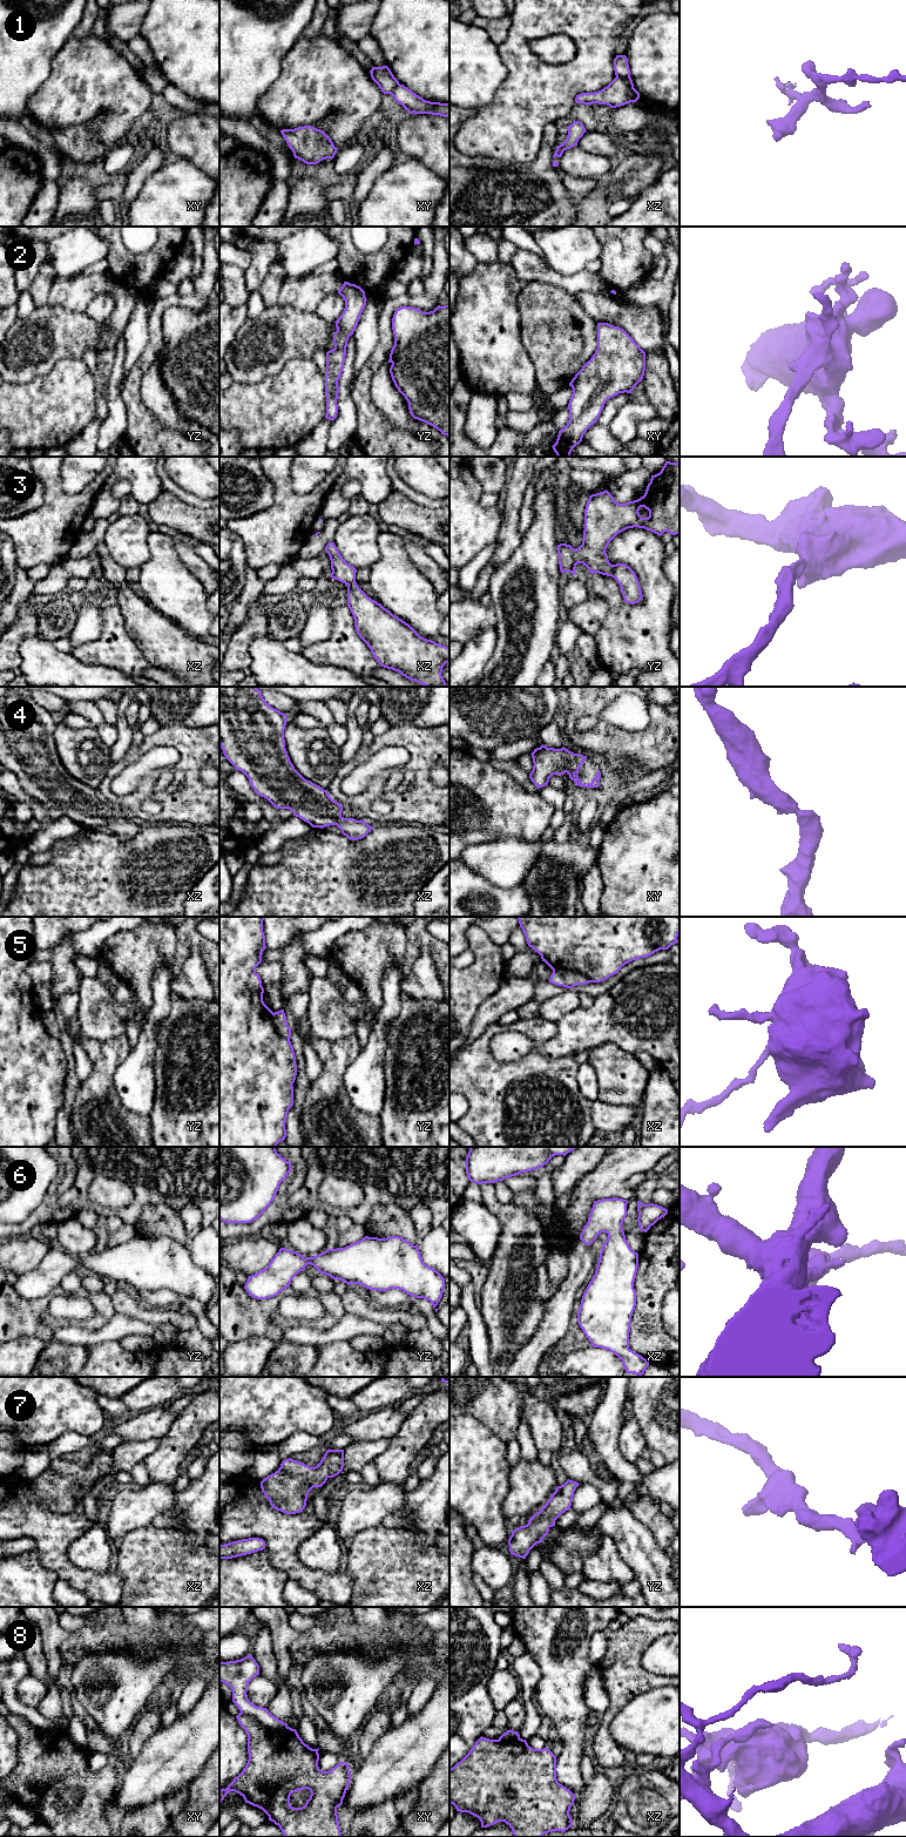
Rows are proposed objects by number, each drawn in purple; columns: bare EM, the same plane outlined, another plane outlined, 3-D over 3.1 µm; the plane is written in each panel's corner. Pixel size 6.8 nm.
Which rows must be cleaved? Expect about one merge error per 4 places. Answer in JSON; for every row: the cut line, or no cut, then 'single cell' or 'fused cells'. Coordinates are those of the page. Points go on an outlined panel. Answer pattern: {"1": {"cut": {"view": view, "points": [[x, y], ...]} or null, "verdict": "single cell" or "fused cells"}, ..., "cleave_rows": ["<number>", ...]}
{"1": {"cut": {"view": "xz", "points": [[616, 76], [633, 90], [635, 101]]}, "verdict": "fused cells"}, "2": {"cut": null, "verdict": "single cell"}, "3": {"cut": null, "verdict": "single cell"}, "4": {"cut": null, "verdict": "single cell"}, "5": {"cut": {"view": "xz", "points": [[553, 970], [577, 971], [590, 981]]}, "verdict": "fused cells"}, "6": {"cut": null, "verdict": "single cell"}, "7": {"cut": null, "verdict": "single cell"}, "8": {"cut": {"view": "xy", "points": [[241, 1711], [255, 1716], [272, 1730], [285, 1730], [289, 1727]]}, "verdict": "fused cells"}, "cleave_rows": ["1", "5", "8"]}

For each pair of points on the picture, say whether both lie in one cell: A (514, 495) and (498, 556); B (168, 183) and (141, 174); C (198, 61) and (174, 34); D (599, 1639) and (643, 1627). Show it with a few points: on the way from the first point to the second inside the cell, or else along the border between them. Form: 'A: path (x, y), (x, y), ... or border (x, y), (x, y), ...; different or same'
A: path (512, 511), (508, 541); same
B: border (167, 162), (146, 179), (142, 189), (132, 200); different
C: path (194, 54), (181, 41); same
D: border (603, 1630), (608, 1635), (608, 1646), (597, 1662); different

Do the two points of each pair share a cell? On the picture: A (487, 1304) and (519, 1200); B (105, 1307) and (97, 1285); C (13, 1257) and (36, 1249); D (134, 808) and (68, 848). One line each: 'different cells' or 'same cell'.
A: different cells
B: different cells
C: same cell
D: different cells

